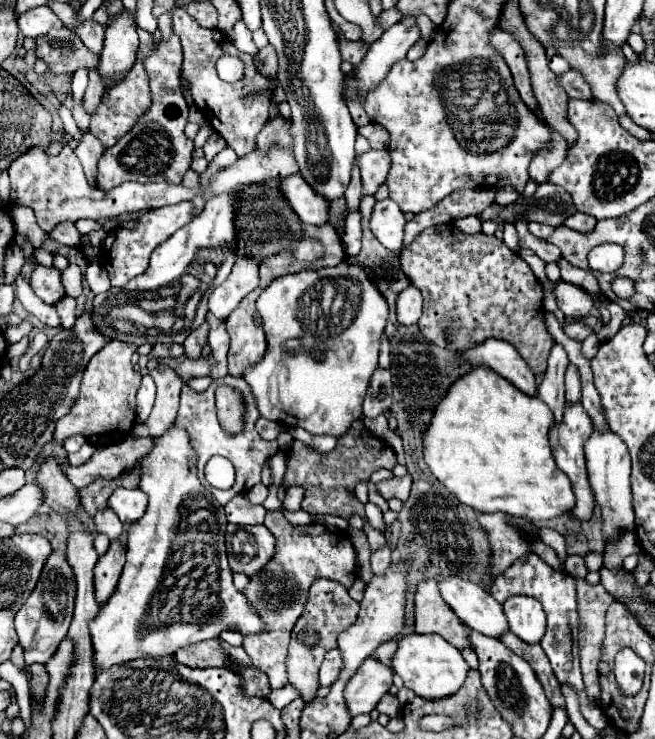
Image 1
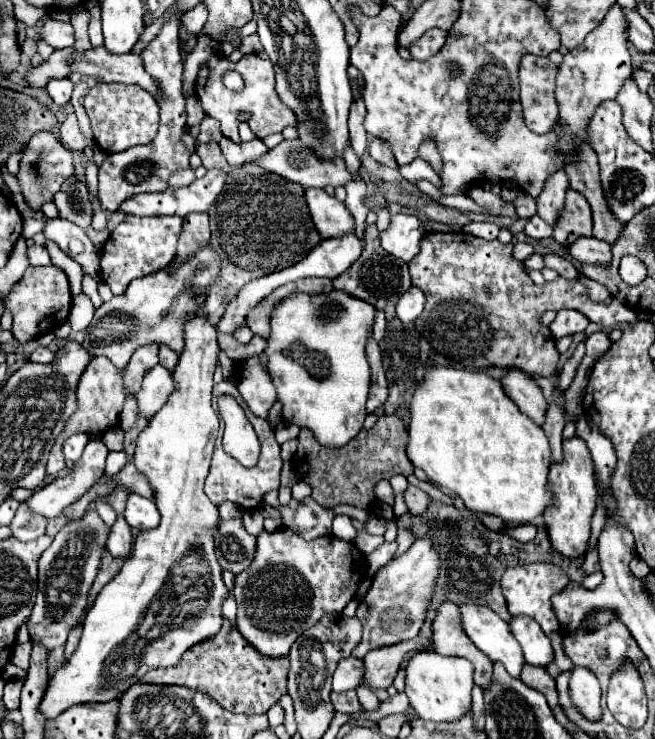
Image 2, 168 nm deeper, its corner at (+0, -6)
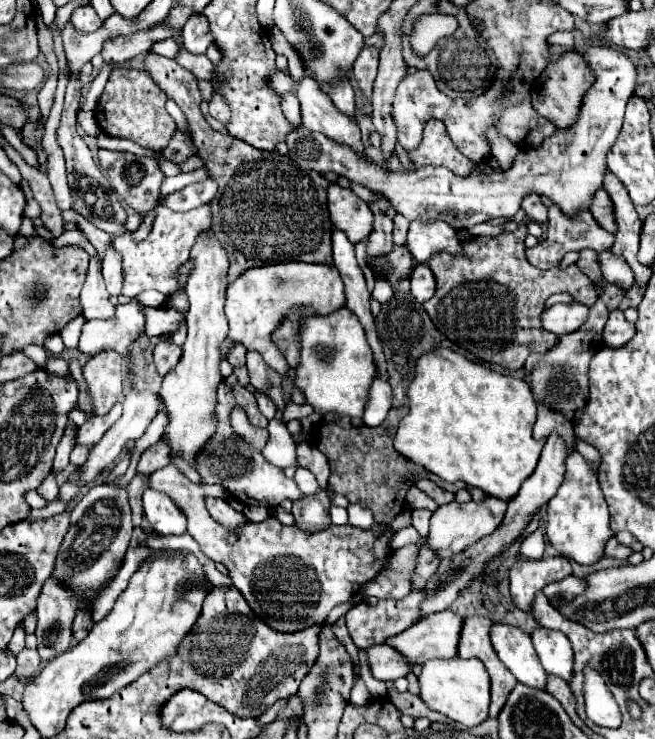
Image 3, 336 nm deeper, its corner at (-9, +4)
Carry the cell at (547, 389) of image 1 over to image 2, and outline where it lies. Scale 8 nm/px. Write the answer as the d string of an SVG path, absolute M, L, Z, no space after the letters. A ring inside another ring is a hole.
M556 403L548 405L546 411L546 419L542 425L544 433L550 439L550 447L552 447L552 461L560 461L562 459L562 429L564 429L564 409Z

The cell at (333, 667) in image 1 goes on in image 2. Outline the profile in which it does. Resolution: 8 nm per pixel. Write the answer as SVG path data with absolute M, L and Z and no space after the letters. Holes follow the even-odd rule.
M356 657L340 659L340 663L334 671L334 677L332 677L332 691L356 689L362 681L362 675L364 675L362 659L356 659Z

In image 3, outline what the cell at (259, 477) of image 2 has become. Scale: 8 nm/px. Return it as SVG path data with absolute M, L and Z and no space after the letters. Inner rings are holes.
M221 383L217 387L217 431L205 443L205 449L201 449L201 453L197 453L197 473L201 475L203 485L213 485L213 483L223 485L243 505L263 505L269 509L275 509L285 499L289 499L289 501L303 499L303 493L299 491L297 483L293 479L287 479L283 469L269 465L269 461L265 461L261 451L249 447L243 439L235 437L233 427L229 423L229 415L234 406L243 408L250 422L256 427L267 427L267 423L269 423L261 415L255 395L251 391L247 391L239 383L237 385Z

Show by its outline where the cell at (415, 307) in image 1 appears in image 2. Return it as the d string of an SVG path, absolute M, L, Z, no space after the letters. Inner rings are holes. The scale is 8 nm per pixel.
M410 287L398 301L396 305L396 315L400 317L402 323L414 323L416 317L422 313L424 309L424 293L418 287Z

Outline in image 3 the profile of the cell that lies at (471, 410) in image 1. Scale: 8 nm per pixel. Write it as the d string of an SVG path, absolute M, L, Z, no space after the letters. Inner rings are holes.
M433 349L417 359L415 377L407 389L407 397L409 413L397 427L395 447L415 465L425 467L447 483L463 481L505 501L513 499L521 483L535 471L545 443L533 439L537 405L531 397L527 381L501 375L477 362L467 361L463 355L451 349Z

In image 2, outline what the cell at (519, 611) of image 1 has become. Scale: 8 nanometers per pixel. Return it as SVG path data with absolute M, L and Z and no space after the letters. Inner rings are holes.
M528 615L512 617L510 619L510 631L518 639L518 643L522 645L524 659L530 665L546 667L554 659L550 639L544 635L544 631L540 631L540 625L536 621L528 619Z

